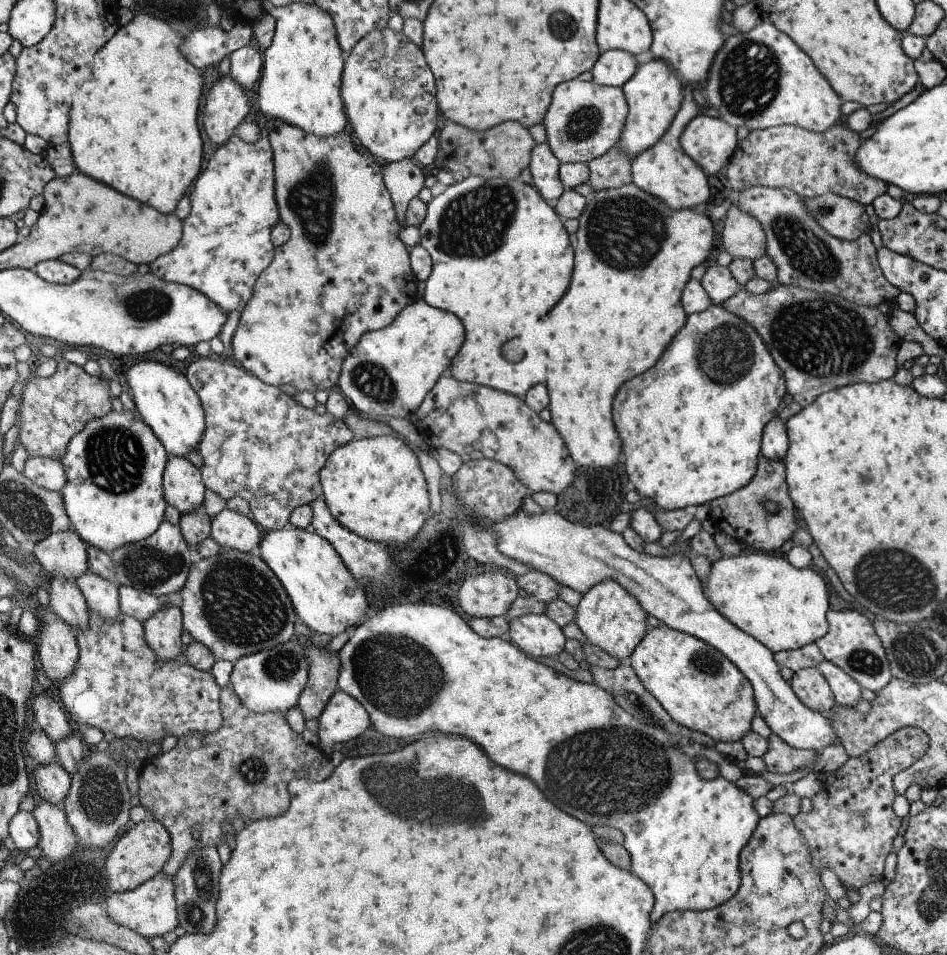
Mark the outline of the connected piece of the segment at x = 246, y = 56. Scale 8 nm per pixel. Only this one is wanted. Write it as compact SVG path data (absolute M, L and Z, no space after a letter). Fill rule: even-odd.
M252 44L243 46L230 57L229 76L243 86L246 92L254 88L262 73L262 56L252 48Z

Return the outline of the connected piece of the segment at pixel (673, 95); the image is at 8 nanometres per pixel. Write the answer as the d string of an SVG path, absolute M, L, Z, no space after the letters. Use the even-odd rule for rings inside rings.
M653 58L646 64L638 64L634 76L622 86L629 111L624 123L621 139L618 145L625 154L632 158L643 150L650 148L670 128L671 122L680 110L682 96L682 82L675 70L662 59Z

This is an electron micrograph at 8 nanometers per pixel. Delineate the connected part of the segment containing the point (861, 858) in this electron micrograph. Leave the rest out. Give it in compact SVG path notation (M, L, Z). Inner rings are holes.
M904 727L877 742L874 746L870 746L861 755L848 757L846 763L835 771L816 773L816 777L821 782L821 789L810 799L812 810L807 813L799 812L792 817L792 820L800 834L806 839L811 861L818 873L822 874L823 870L831 870L836 873L838 880L846 889L855 891L867 884L882 880L886 856L894 850L892 841L902 826L902 818L898 817L892 809L892 803L897 794L893 787L894 775L904 771L914 761L918 761L928 747L929 736L922 729Z

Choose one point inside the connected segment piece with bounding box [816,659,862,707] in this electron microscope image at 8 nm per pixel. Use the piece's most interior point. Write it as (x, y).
(847, 691)

